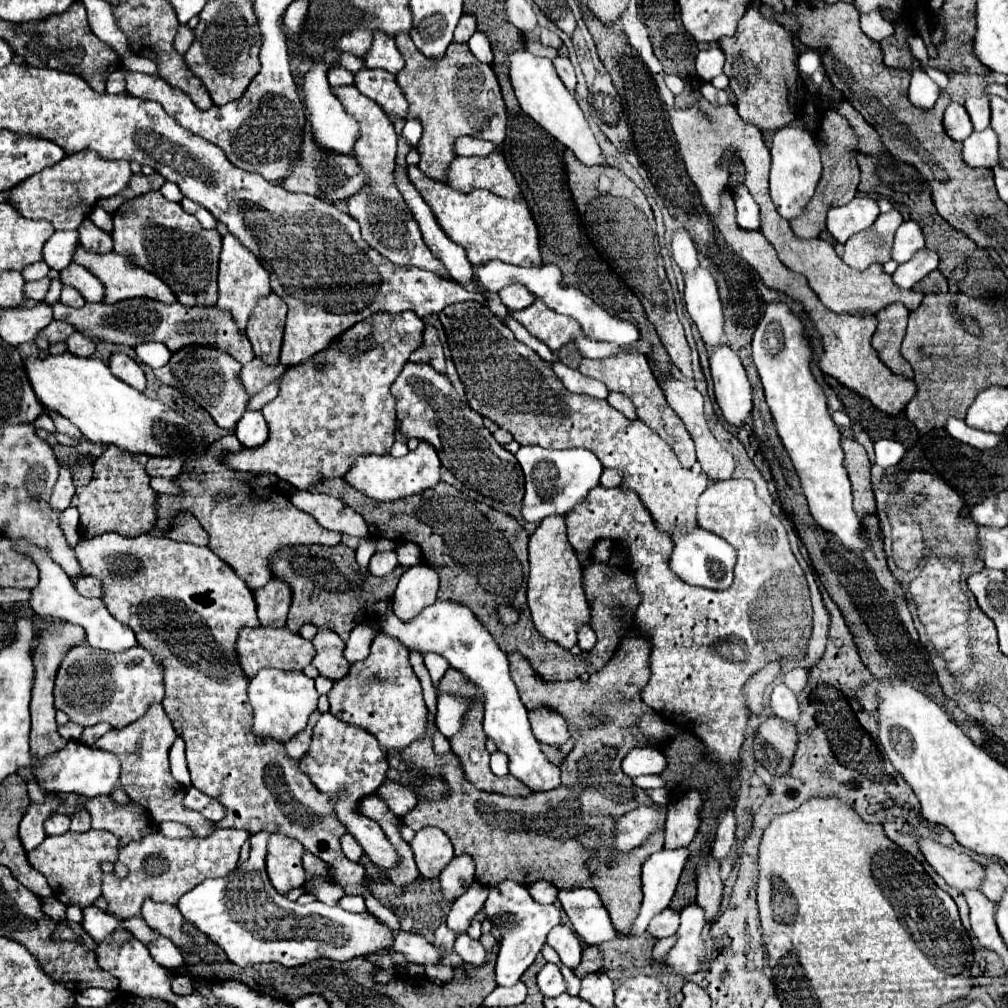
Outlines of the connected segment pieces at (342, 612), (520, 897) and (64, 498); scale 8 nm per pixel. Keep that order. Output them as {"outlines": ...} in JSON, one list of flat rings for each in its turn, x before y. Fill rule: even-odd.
{"outlines":[[[342,543,336,547,324,545,286,547,278,551,272,565,274,565,272,573,286,579,294,589,286,627,296,633,304,623,314,623,316,627,334,629,344,641,358,623,374,619,376,601,392,599,396,583,400,575,406,571,406,567,396,567,396,571,386,577,372,577,372,575,360,577,354,551]],[[502,881,488,889,488,899,482,907,486,919,498,929,500,953,496,959,496,985,512,987,520,981,520,975,532,965,538,951,546,943,546,935,552,927,560,925,560,911,554,905,536,905,528,889,514,881]],[[68,467,60,469,58,475,58,483,54,485,52,497,50,497,50,507,54,507,54,511,64,511,74,495,74,483,72,483,72,473]]]}

